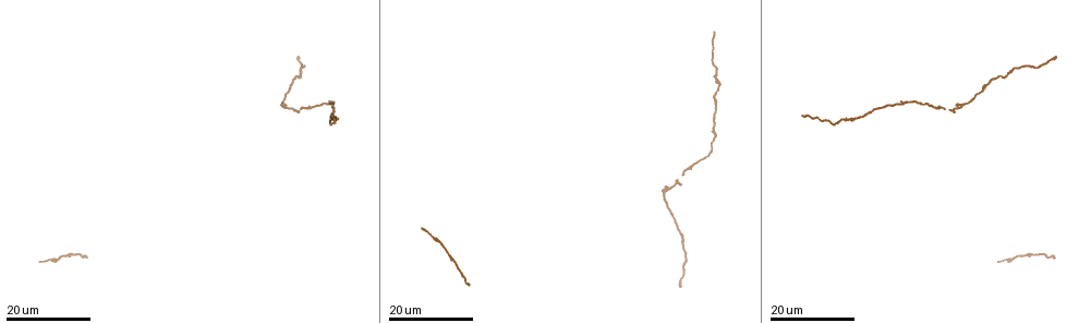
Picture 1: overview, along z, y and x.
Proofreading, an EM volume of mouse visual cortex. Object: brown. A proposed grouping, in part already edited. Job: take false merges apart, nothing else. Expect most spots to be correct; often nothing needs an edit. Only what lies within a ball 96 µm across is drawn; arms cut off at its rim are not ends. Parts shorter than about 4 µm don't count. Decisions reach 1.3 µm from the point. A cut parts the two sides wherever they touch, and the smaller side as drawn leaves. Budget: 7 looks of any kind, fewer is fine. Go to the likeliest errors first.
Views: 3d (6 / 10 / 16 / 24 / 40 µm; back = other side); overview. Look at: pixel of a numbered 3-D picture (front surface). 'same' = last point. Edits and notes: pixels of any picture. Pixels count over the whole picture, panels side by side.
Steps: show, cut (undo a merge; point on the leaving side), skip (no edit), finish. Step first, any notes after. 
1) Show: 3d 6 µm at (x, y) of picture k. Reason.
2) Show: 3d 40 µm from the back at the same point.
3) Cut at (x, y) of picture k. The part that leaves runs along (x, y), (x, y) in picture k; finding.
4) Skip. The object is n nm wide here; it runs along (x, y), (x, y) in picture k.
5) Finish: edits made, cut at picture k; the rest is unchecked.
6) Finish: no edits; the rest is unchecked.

Show: 3d 24 µm at (950, 110) of picture 1. Thin arm on a thick one.

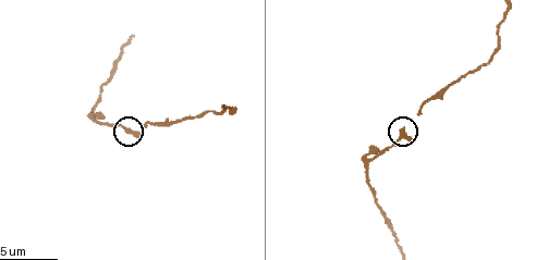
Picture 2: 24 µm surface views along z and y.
Show: 3d 6 µm at (129, 130) of picture 2.

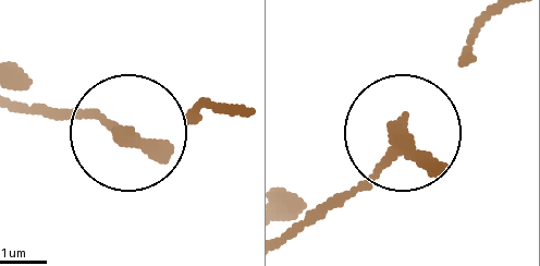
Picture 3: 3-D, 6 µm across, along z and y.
Show: 3d 6 µm from the back at (399, 124) of picture 3.

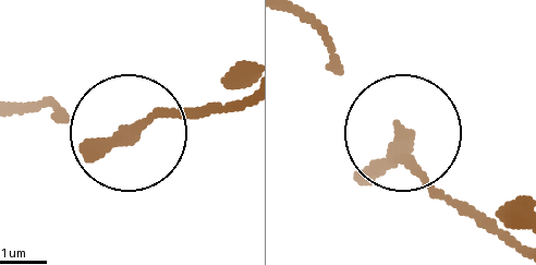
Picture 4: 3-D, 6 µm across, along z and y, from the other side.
Skip. The object is 180 nm wide here; it runs along (515, 244), (422, 170), (331, 57) in picture 4; continuous, no second neuron.

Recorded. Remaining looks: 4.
Show: 3d 24 µm at (1003, 76) of picture 1. Sudden change in width.

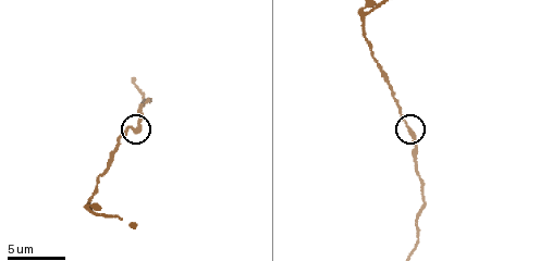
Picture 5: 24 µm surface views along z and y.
Show: 3d 6 µm at (410, 131) of picture 5.

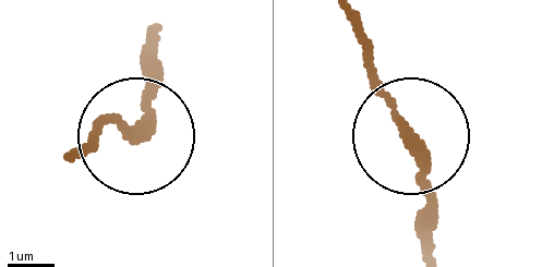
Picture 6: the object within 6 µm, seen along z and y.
Skip. It runs along (352, 26), (410, 132), (426, 245) in picture 6; one neuron here.

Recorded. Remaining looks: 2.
Show: 3d 24 µm at (711, 63) of picture 1. Calibre changes.

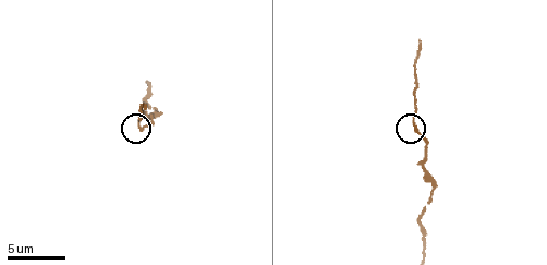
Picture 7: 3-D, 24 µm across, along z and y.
Show: 3d 10 µm at (417, 127) of picture 7.

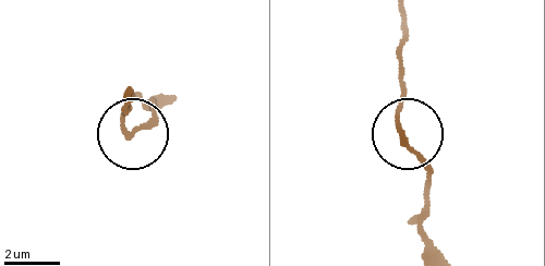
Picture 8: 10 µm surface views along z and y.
Skip. It runs along (438, 252), (420, 217), (426, 174), (399, 119), (399, 72) in picture 8; continuous, no second neuron.

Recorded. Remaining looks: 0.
Finish: no edits; the rest is unchecked.

